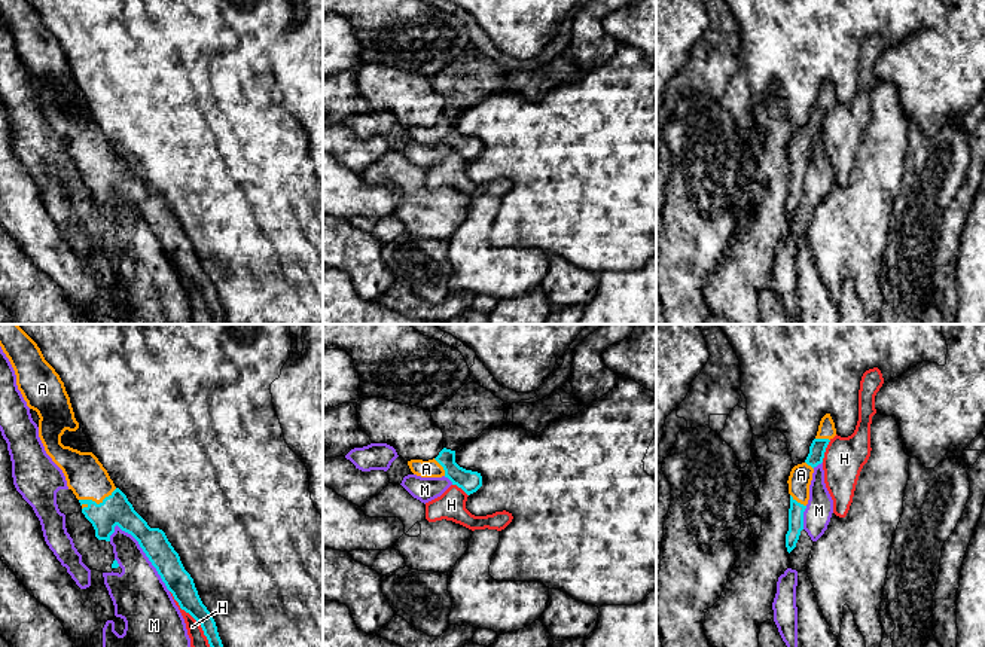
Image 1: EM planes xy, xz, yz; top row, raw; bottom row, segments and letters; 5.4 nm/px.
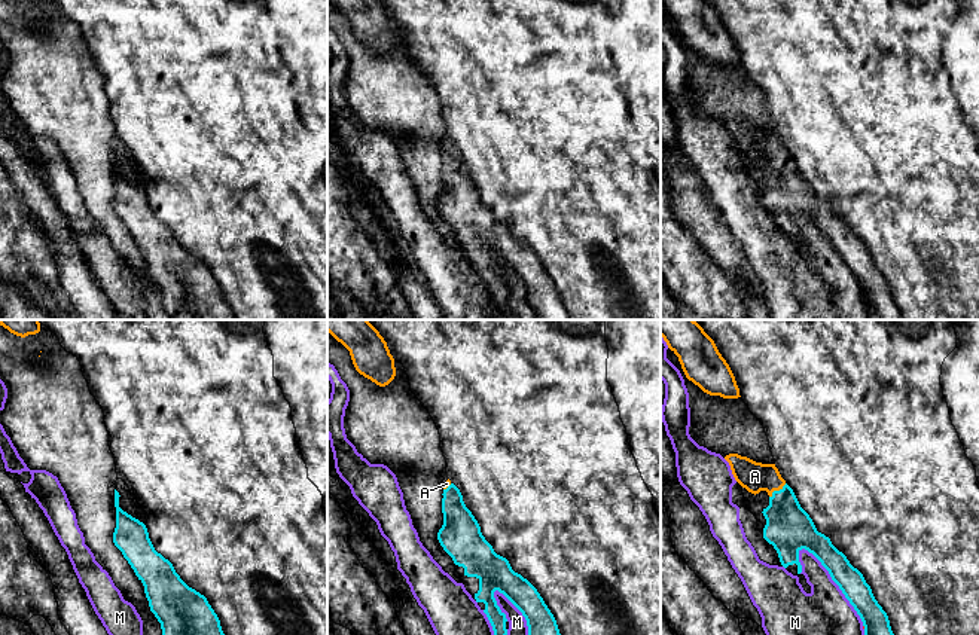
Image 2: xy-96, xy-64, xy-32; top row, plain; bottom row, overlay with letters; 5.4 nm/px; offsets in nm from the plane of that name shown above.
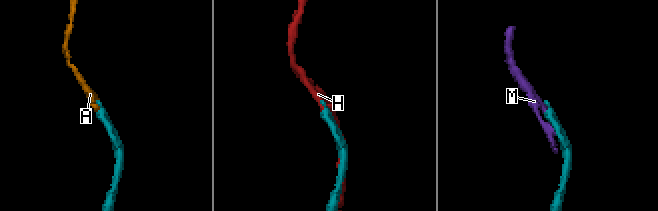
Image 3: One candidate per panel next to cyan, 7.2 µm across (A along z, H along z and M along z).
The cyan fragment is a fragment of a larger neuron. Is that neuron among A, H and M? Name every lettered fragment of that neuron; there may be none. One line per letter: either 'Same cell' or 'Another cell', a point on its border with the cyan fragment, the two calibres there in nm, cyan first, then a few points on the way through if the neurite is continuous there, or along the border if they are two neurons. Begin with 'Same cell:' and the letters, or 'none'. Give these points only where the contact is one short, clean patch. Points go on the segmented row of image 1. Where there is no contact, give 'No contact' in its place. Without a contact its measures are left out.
Same cell: A
A: Same cell. Touches cyan at xy (95, 503). Thickness 160 nm (cyan) against 220 nm
H: Another cell. Touches cyan at xy (192, 616). Thickness 140 nm (cyan) against 90 nm
M: Another cell. Touches cyan at xy (146, 555). Thickness 150 nm (cyan) against 300 nm

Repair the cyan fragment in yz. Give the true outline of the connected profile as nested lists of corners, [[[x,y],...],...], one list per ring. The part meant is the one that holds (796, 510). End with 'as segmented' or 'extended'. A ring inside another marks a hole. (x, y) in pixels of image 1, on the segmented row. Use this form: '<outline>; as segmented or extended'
[[[826,413],[820,421],[817,436],[809,446],[806,460],[795,466],[790,471],[787,480],[790,494],[789,531],[786,534],[789,553],[796,547],[800,531],[803,529],[803,512],[809,500],[809,485],[814,469],[823,463],[826,448],[835,436],[835,422],[830,413]]]; extended

